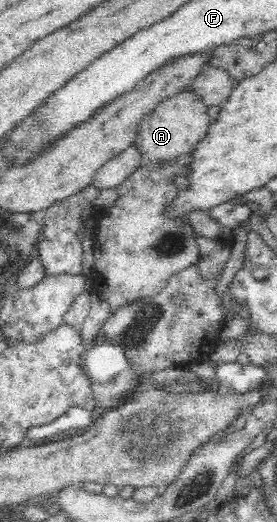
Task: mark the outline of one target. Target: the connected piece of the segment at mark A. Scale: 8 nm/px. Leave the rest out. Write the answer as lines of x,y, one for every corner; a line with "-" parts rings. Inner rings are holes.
186,89
159,103
142,120
134,145
140,150
144,162
171,161
182,153
191,152
196,143
206,137
209,125
208,106
196,92

